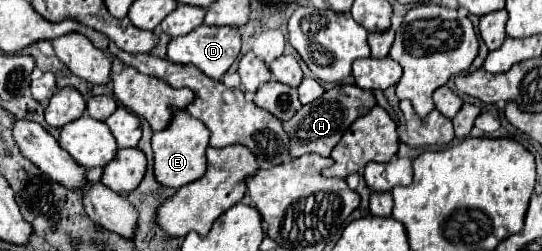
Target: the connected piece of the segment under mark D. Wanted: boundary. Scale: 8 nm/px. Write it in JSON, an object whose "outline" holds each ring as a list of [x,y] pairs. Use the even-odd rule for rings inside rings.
{"outline":[[[200,25],[198,29],[194,29],[194,33],[188,33],[184,37],[174,37],[168,45],[168,59],[172,63],[196,65],[202,73],[206,73],[210,79],[216,79],[216,81],[220,81],[222,75],[230,69],[238,53],[240,53],[240,33],[234,27]]]}

